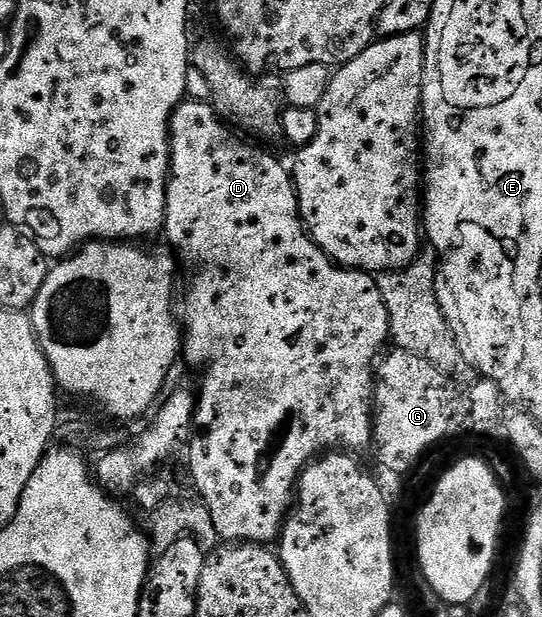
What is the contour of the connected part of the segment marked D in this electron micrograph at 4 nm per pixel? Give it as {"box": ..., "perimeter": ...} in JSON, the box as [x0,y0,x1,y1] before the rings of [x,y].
{"box":[163,99,389,543],"perimeter":[[[186,99],[177,106],[169,120],[169,182],[167,183],[167,199],[165,200],[165,228],[163,237],[170,241],[172,252],[182,262],[190,261],[193,264],[193,274],[189,277],[189,290],[185,293],[185,310],[179,313],[179,320],[183,326],[183,361],[195,368],[201,369],[205,365],[205,374],[201,377],[201,393],[196,394],[197,410],[193,412],[193,428],[187,442],[187,454],[189,453],[189,473],[193,476],[193,485],[197,488],[196,496],[204,502],[207,511],[210,512],[211,521],[214,524],[220,540],[225,543],[273,543],[281,536],[281,527],[286,517],[289,516],[295,505],[295,486],[310,461],[322,456],[326,451],[357,451],[353,449],[369,449],[373,444],[373,387],[375,384],[375,362],[382,356],[389,335],[389,312],[387,303],[381,294],[378,278],[372,273],[360,269],[346,269],[344,265],[330,259],[324,251],[318,247],[309,236],[304,221],[301,220],[301,208],[297,205],[297,186],[291,176],[287,165],[284,165],[277,157],[272,157],[265,149],[257,145],[248,145],[241,137],[236,137],[234,130],[225,121],[217,116],[208,100],[199,101]]]}

